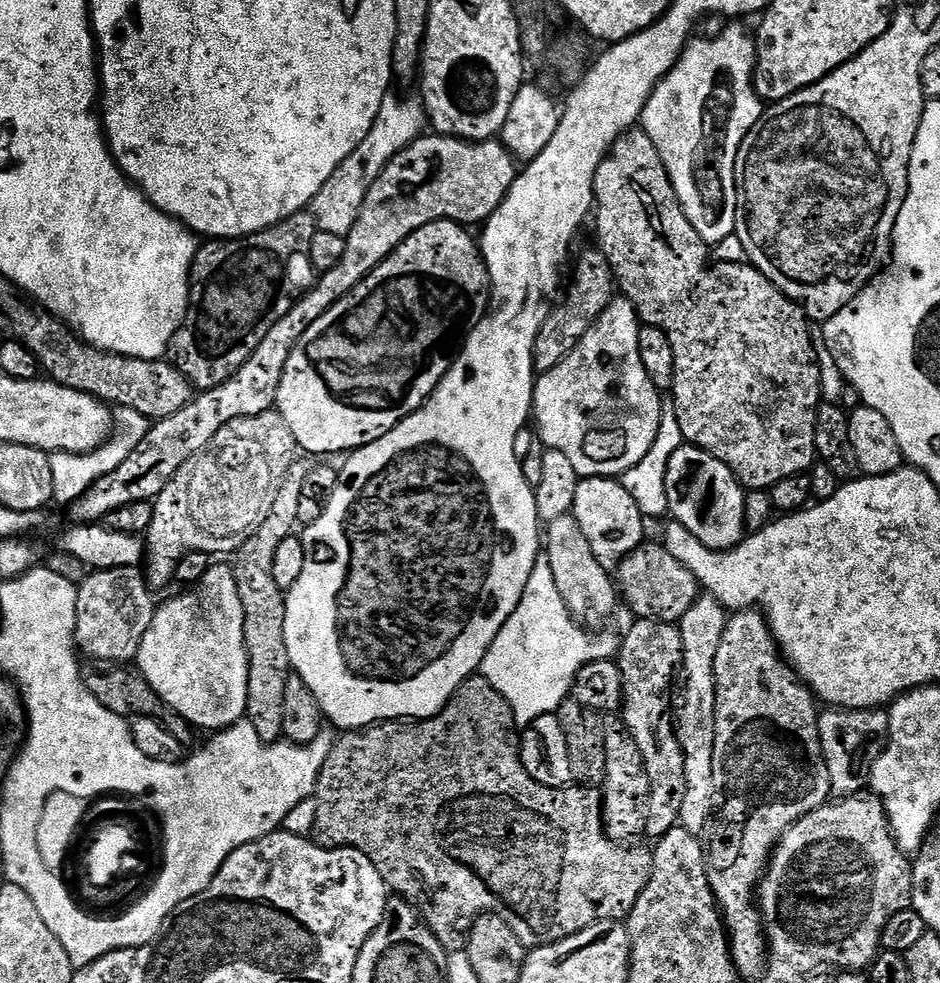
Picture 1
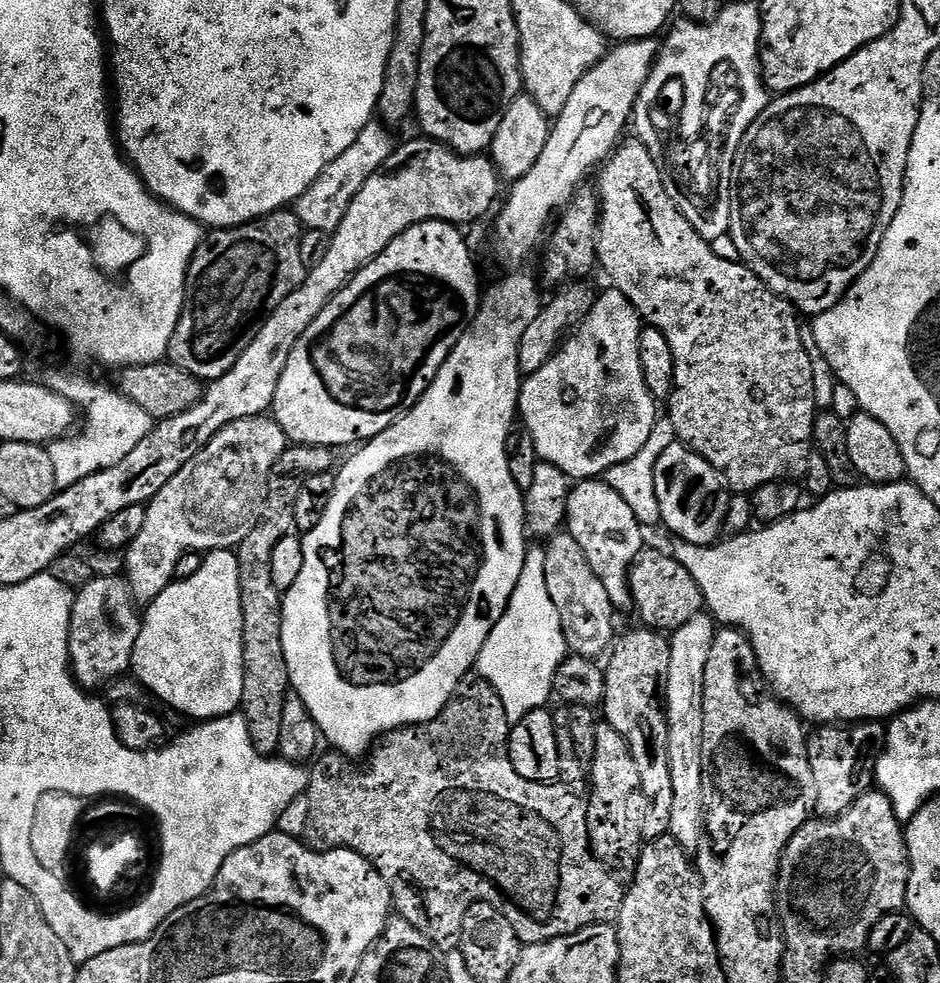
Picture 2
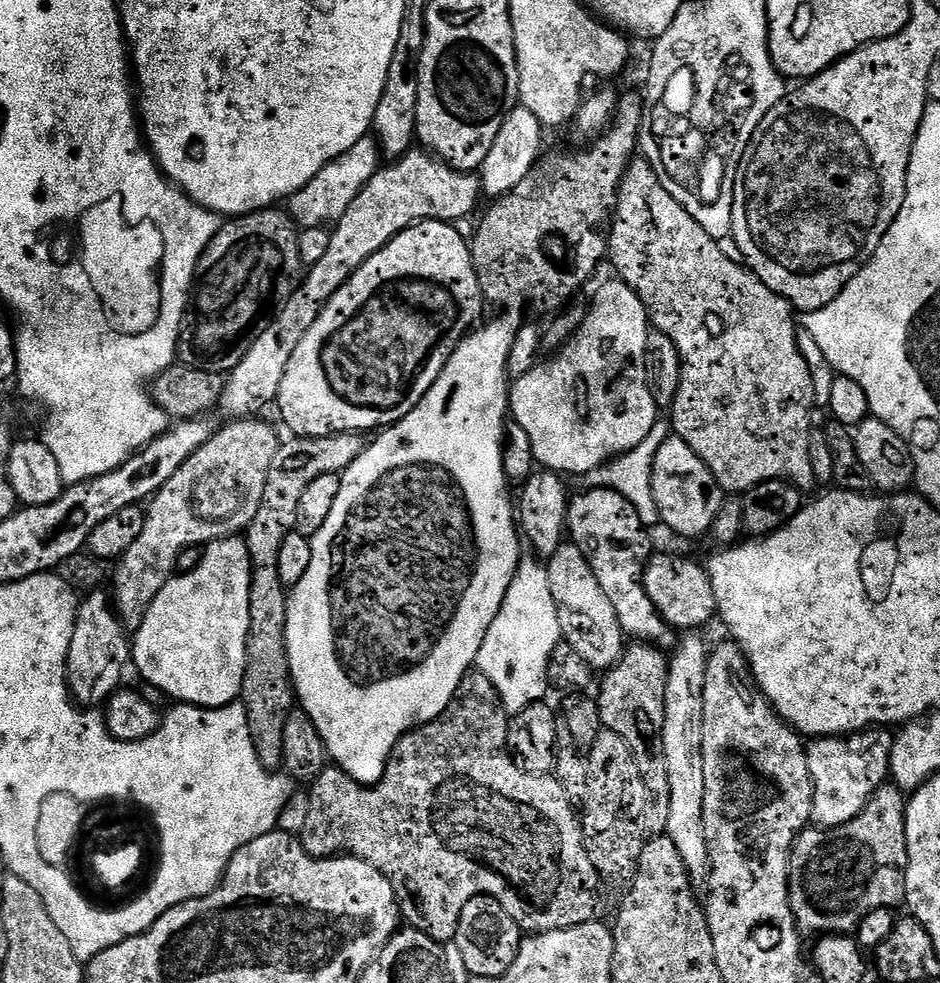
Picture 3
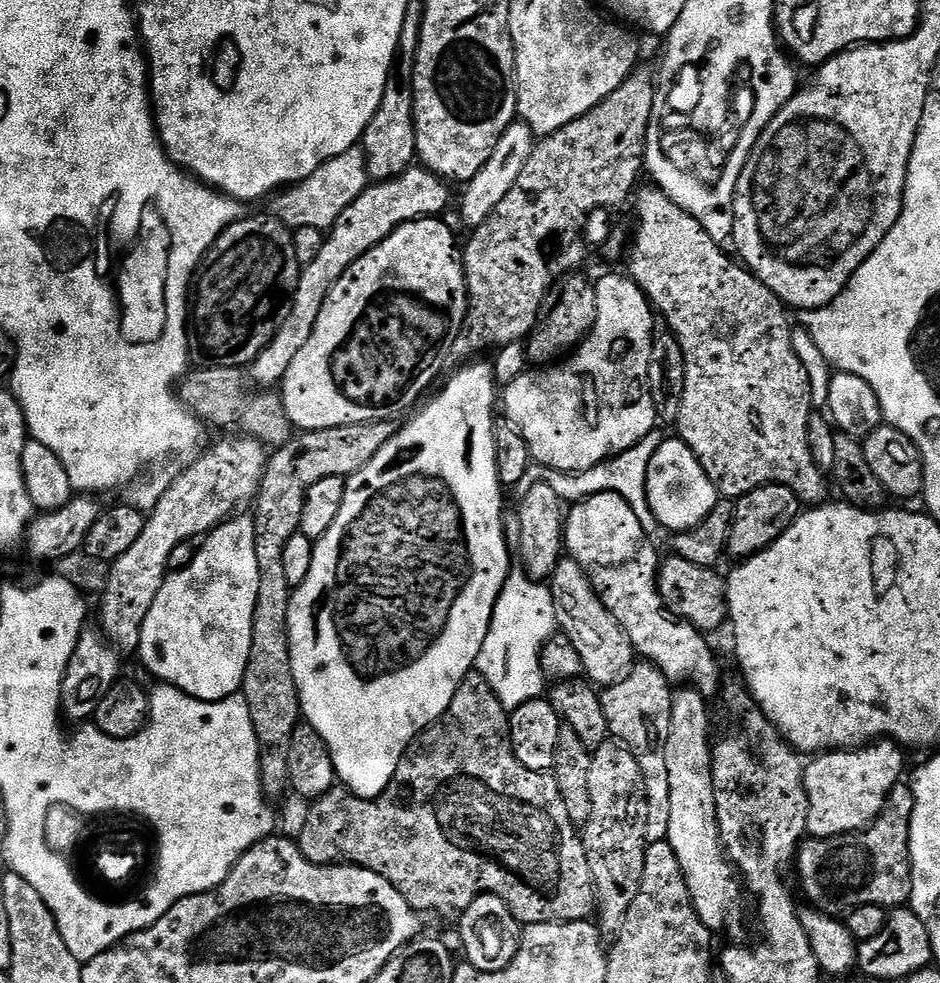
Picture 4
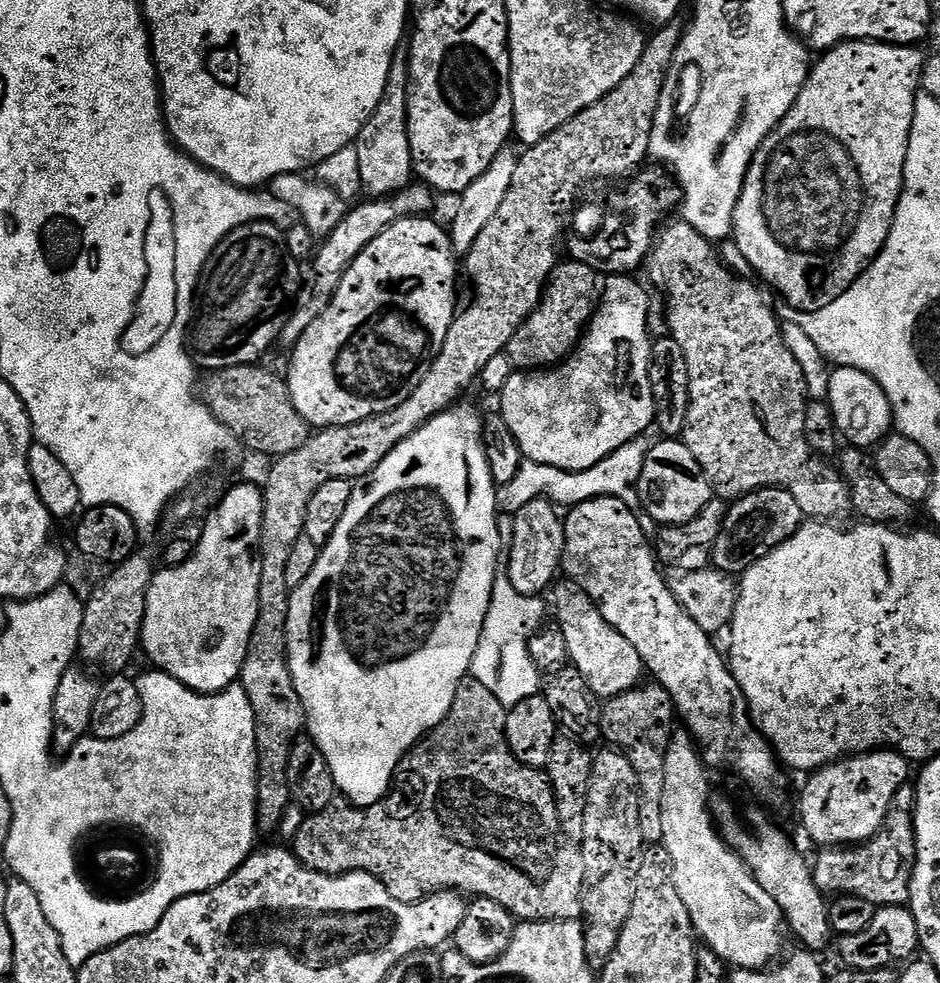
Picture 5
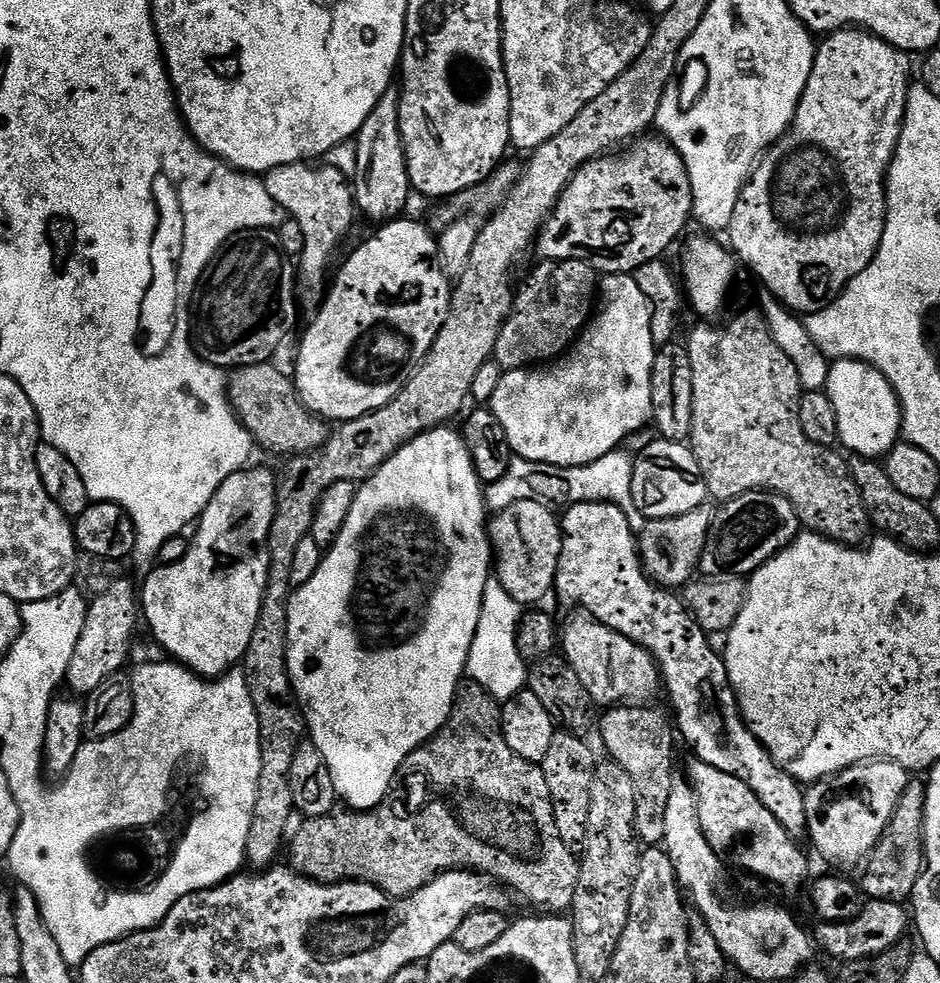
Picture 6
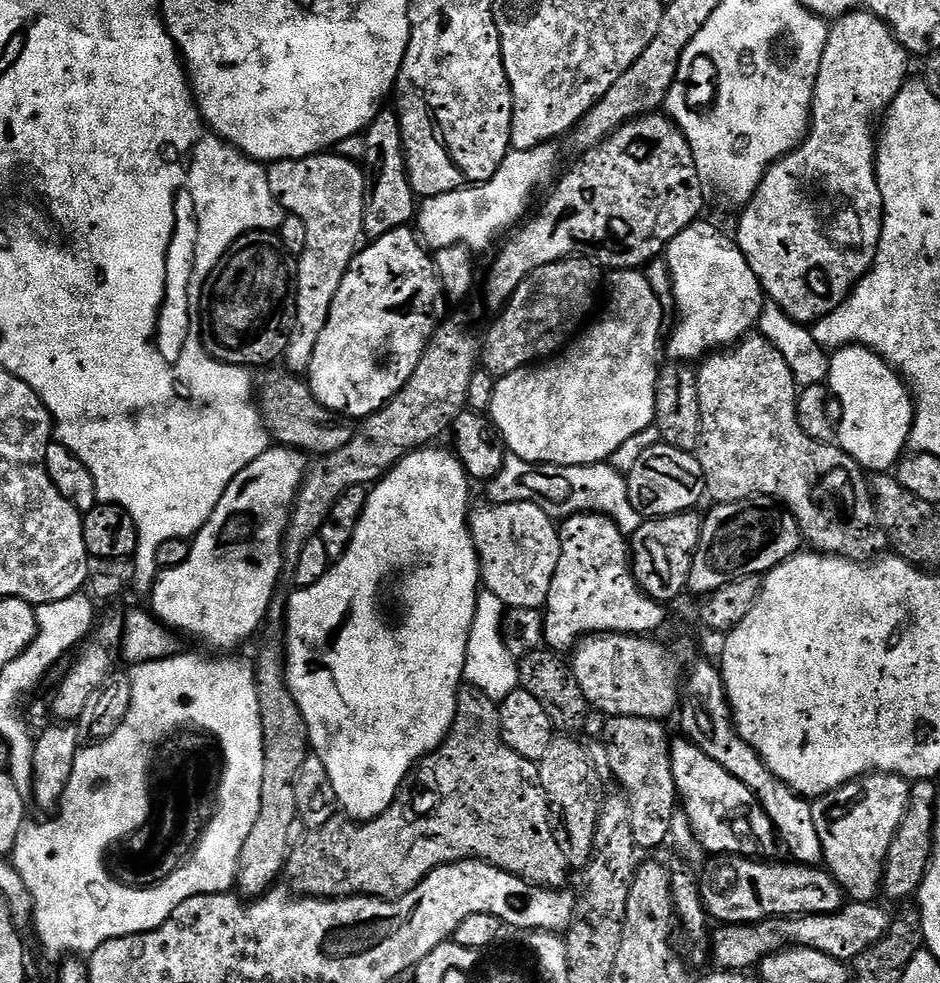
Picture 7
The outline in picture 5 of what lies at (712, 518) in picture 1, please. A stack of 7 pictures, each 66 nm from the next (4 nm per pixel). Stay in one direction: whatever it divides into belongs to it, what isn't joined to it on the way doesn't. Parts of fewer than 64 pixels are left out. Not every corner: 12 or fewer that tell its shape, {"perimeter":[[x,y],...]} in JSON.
{"perimeter":[[676,438],[653,443],[638,478],[660,526],[690,522],[714,497]]}

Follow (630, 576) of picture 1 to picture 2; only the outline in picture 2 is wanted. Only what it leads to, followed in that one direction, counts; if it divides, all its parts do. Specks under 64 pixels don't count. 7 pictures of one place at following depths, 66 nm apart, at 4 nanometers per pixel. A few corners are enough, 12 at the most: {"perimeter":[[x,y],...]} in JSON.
{"perimeter":[[645,551],[628,585],[639,623],[671,634],[705,611],[675,555]]}

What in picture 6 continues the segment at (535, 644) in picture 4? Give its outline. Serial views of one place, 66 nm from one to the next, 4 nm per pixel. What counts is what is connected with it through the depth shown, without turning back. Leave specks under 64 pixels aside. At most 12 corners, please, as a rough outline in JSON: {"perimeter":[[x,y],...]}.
{"perimeter":[[490,578],[467,675],[496,700],[525,691],[522,606]]}

